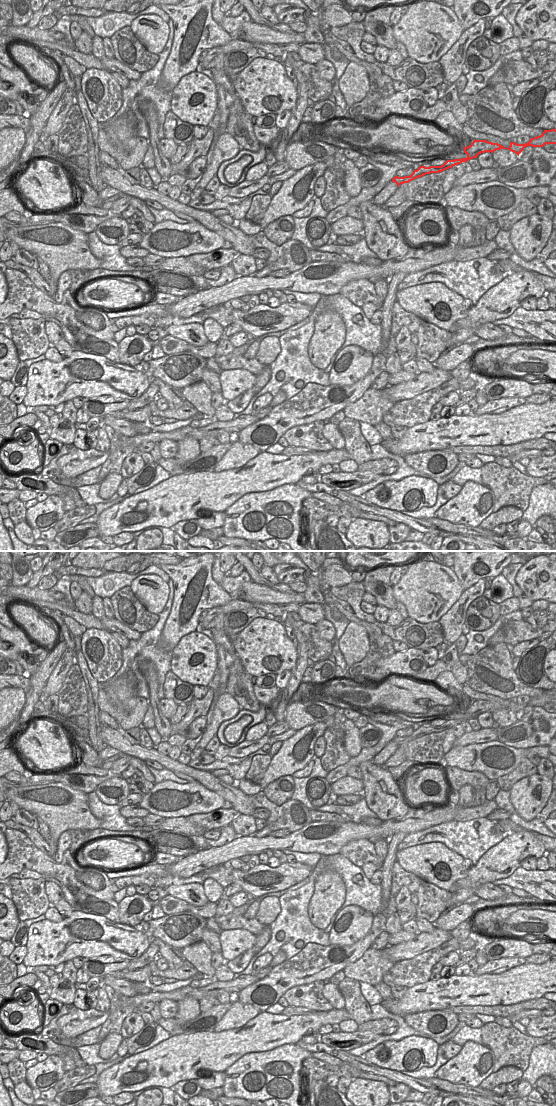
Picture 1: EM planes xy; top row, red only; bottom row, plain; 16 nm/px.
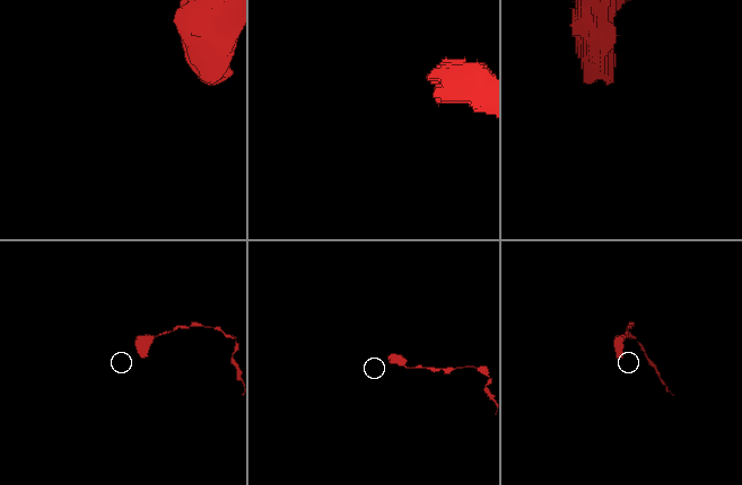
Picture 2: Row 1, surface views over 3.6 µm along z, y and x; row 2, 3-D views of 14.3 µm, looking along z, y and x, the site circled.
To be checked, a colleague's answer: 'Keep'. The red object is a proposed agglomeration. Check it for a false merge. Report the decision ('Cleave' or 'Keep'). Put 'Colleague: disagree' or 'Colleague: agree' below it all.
Keep.
Colleague: agree

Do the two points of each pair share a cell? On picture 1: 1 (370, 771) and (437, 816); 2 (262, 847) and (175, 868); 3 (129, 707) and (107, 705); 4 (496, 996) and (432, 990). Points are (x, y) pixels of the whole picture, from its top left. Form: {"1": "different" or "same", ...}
{"1": "different", "2": "same", "3": "same", "4": "same"}

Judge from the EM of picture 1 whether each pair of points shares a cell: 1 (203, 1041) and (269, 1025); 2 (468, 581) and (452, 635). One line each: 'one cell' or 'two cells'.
1: one cell
2: two cells

